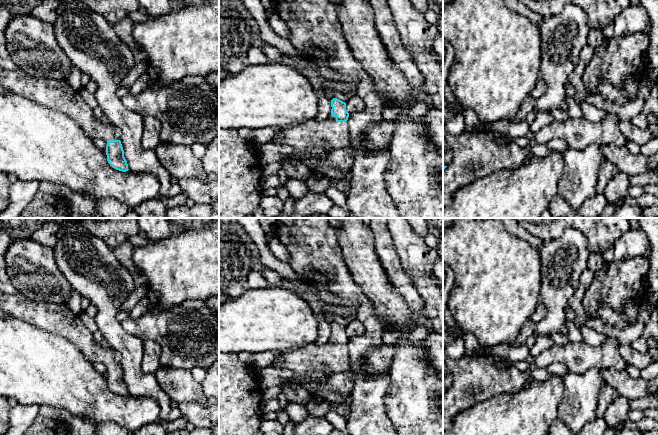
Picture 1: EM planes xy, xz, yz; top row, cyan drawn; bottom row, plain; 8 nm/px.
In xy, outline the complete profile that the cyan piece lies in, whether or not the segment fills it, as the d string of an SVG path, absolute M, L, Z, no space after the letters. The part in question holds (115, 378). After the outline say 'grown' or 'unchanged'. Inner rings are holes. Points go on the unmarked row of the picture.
M19 292L3 293L0 310L67 339L91 363L103 363L107 366L107 385L114 393L122 396L129 394L120 365L121 355L113 349L103 347L67 304L33 301L24 298Z | grown

